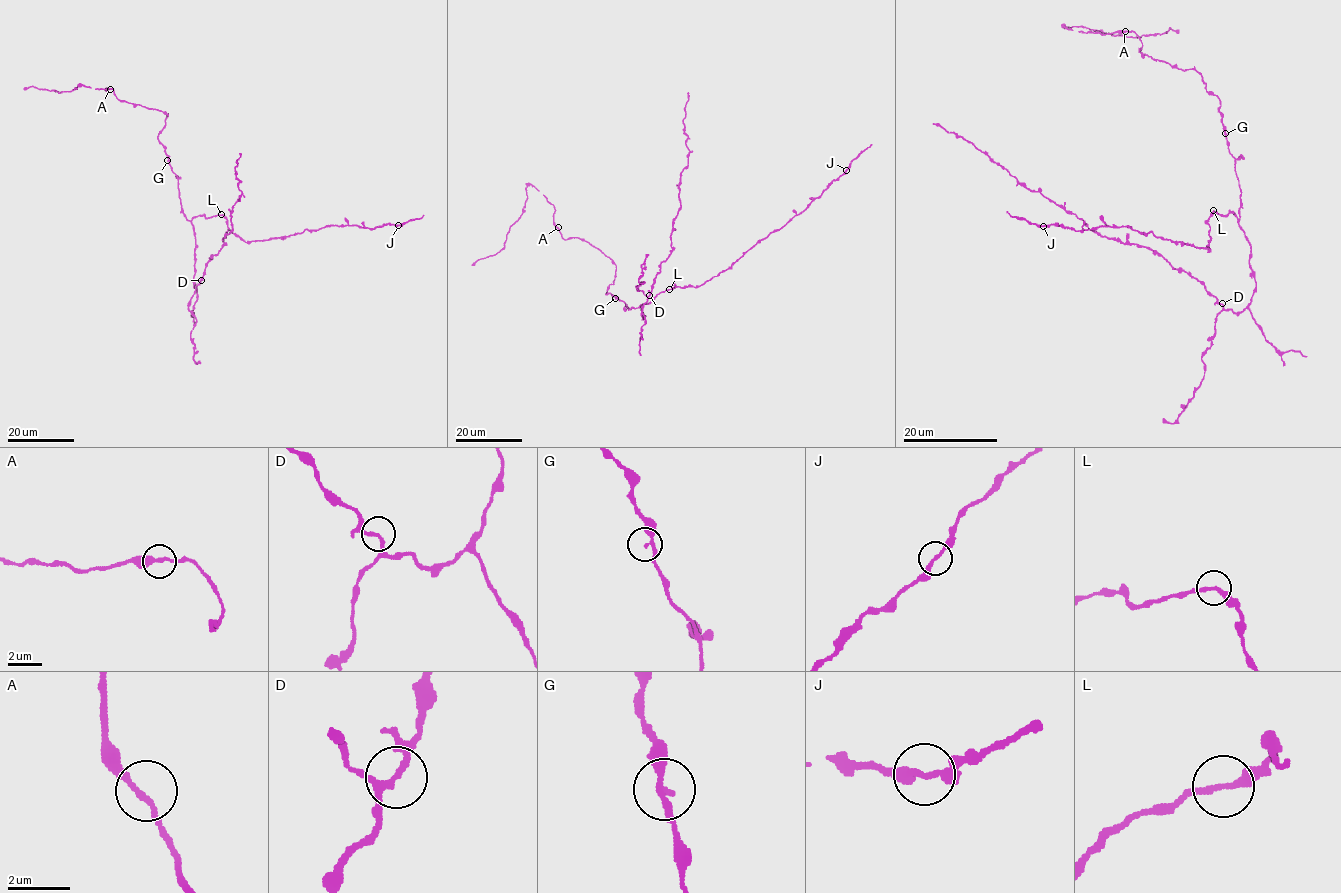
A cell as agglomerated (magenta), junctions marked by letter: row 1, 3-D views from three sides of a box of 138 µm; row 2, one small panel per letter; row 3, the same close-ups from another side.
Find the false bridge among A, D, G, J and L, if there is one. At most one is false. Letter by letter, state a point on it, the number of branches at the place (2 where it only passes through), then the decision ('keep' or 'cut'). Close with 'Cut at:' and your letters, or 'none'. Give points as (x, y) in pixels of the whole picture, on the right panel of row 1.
A: (1125, 31) | 2 | keep
D: (1222, 303) | 2 | keep
G: (1225, 133) | 2 | keep
J: (1043, 226) | 2 | keep
L: (1213, 210) | 2 | keep
Cut at: none

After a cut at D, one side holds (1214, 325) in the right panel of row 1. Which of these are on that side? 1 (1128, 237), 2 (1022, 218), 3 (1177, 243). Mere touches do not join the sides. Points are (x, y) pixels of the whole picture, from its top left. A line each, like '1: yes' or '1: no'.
1: no
2: yes
3: yes

